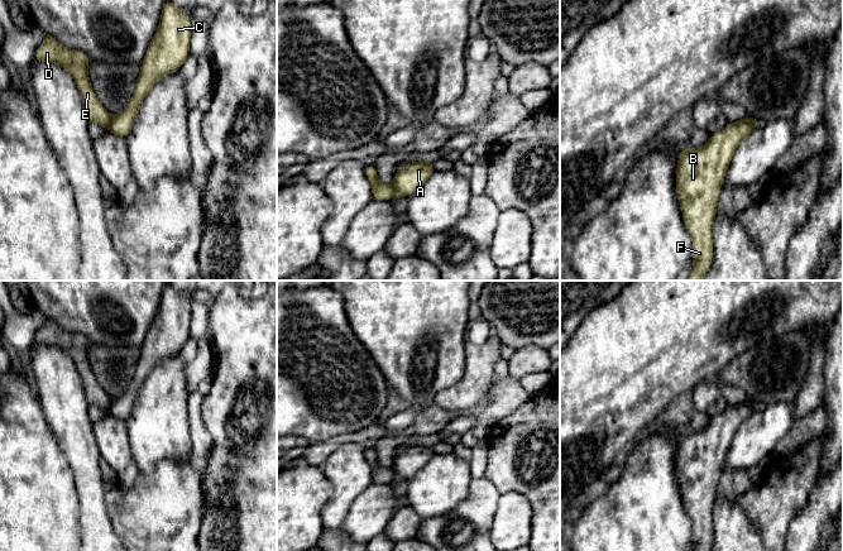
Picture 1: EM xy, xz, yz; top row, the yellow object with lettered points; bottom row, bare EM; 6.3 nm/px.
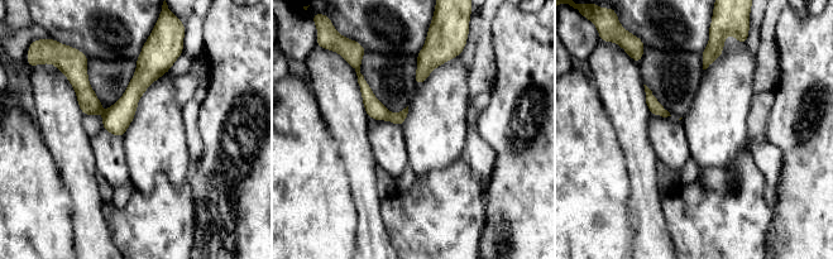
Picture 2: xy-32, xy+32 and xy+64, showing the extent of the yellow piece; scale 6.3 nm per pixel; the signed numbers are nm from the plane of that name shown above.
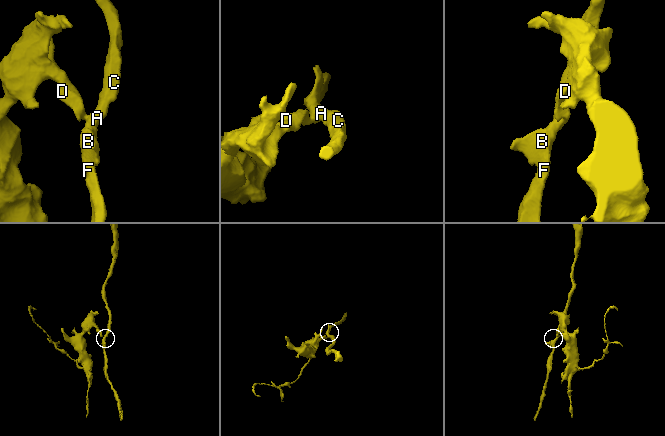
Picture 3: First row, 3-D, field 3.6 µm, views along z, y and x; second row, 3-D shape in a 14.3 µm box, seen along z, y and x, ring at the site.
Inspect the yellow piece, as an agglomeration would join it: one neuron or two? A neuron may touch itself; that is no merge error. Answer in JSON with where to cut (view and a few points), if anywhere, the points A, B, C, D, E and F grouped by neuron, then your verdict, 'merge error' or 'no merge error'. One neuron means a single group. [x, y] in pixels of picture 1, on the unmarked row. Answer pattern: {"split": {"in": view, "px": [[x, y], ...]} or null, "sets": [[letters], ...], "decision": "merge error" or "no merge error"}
{"split": {"in": "xy", "px": [[113, 399], [106, 410]]}, "sets": [["A", "B", "C", "F"], ["D", "E"]], "decision": "merge error"}

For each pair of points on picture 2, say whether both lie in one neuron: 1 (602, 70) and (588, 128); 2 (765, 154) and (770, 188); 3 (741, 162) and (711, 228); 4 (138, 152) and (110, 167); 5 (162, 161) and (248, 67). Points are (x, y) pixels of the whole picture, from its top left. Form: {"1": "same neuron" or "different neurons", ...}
{"1": "different neurons", "2": "same neuron", "3": "same neuron", "4": "different neurons", "5": "different neurons"}

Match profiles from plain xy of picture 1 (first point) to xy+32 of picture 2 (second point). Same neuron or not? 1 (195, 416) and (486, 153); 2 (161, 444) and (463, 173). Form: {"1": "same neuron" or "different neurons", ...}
{"1": "same neuron", "2": "different neurons"}

